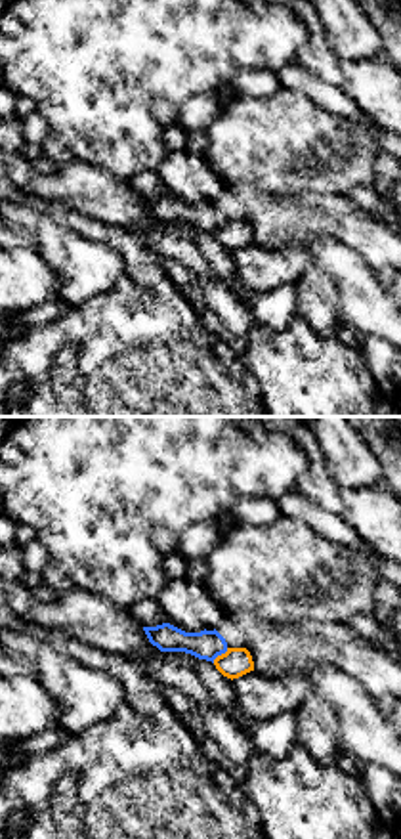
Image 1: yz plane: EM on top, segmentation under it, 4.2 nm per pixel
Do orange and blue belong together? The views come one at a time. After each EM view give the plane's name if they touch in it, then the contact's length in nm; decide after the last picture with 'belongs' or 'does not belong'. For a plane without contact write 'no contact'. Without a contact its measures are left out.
contact in yz; length 90 nm

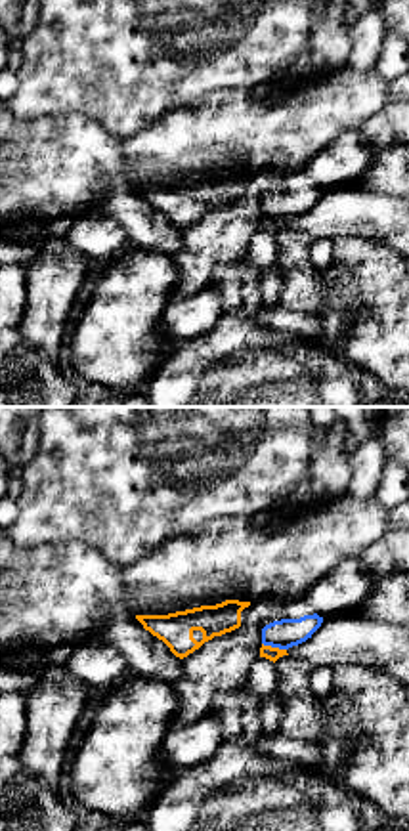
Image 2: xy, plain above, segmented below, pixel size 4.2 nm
contact in xy; length 110 nm

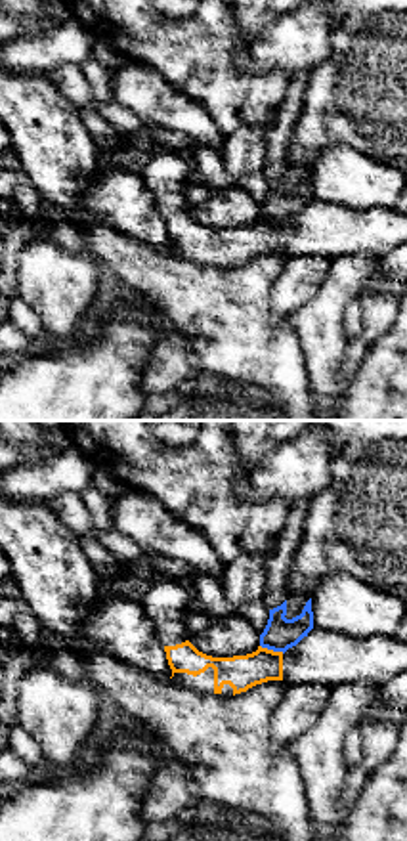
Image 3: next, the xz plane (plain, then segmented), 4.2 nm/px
contact in xz; length 110 nm

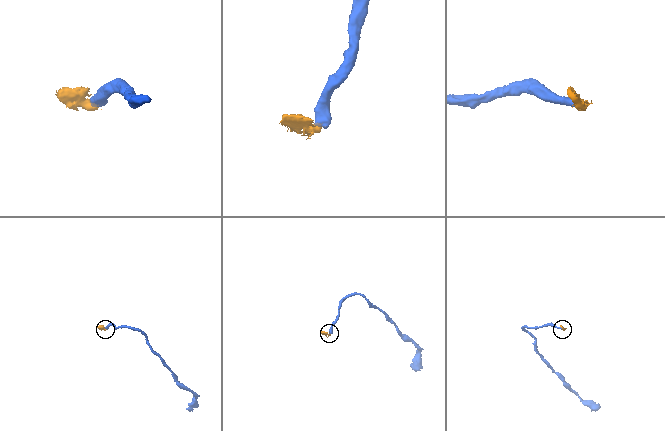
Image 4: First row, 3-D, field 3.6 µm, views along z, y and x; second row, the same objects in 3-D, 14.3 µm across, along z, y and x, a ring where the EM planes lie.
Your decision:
does not belong

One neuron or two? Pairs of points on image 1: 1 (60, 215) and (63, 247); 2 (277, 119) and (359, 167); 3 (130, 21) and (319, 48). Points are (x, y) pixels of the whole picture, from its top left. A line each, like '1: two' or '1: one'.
1: two
2: one
3: two

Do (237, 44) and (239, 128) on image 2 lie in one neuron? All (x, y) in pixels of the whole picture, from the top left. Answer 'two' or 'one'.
two

